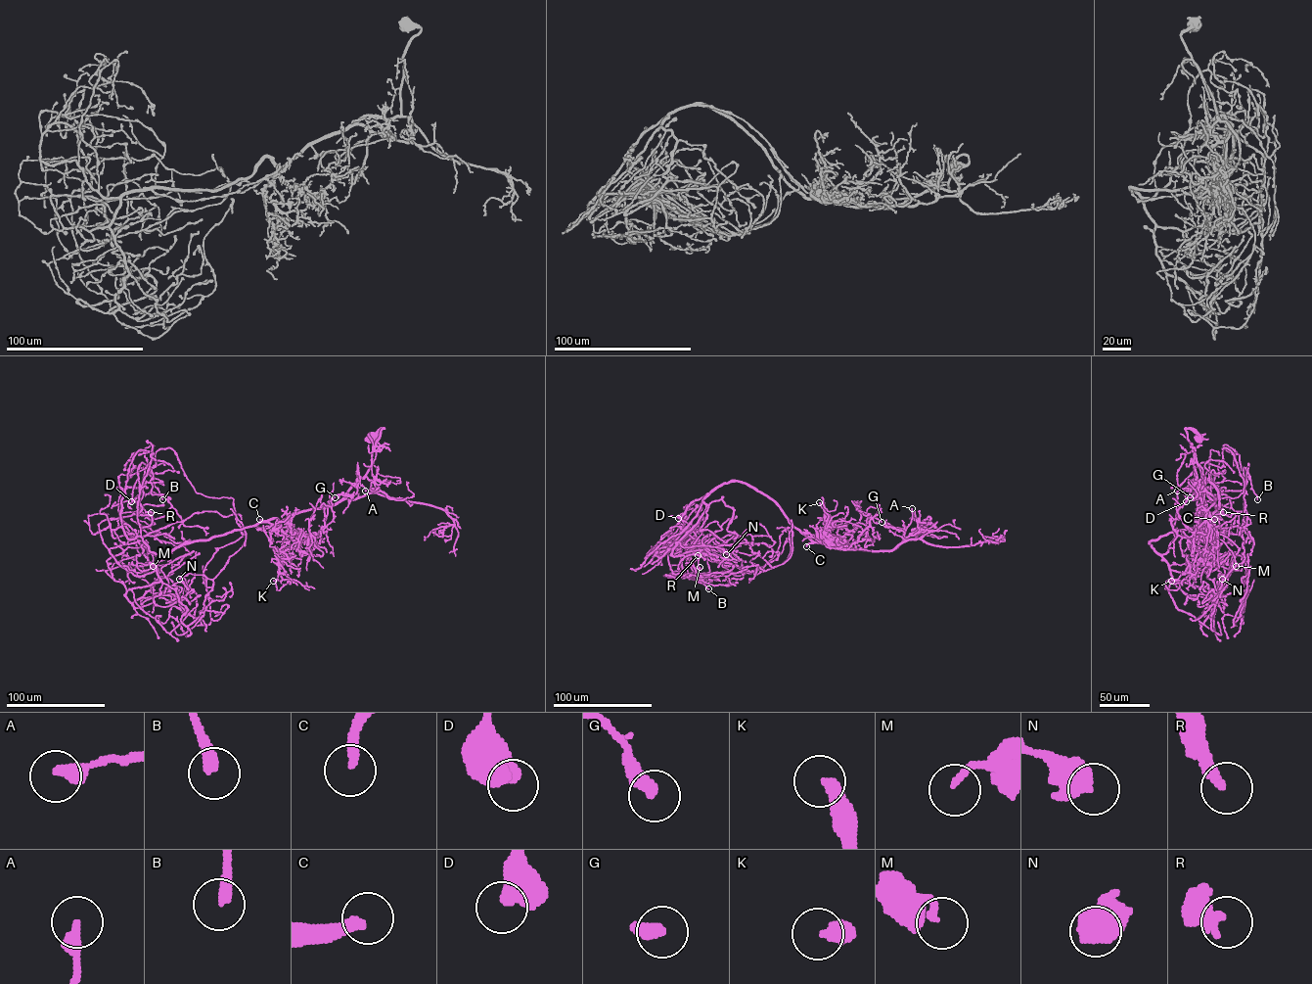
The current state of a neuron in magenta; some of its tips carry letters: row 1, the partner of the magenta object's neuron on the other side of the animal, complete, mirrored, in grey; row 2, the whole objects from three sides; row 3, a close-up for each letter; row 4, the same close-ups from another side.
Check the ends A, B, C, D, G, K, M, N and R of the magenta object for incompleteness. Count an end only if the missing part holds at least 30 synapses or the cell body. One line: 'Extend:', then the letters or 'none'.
Extend: B, C

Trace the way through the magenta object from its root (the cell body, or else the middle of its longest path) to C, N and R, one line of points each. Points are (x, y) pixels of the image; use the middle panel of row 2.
C: (919, 530), (926, 528), (929, 517), (891, 550), (863, 550), (822, 541), (806, 546)
N: (919, 530), (929, 517), (891, 550), (813, 541), (730, 482), (702, 501), (759, 553), (726, 554)
R: (919, 530), (929, 517), (891, 550), (813, 541), (769, 497), (730, 482), (694, 500), (667, 533), (698, 555)

